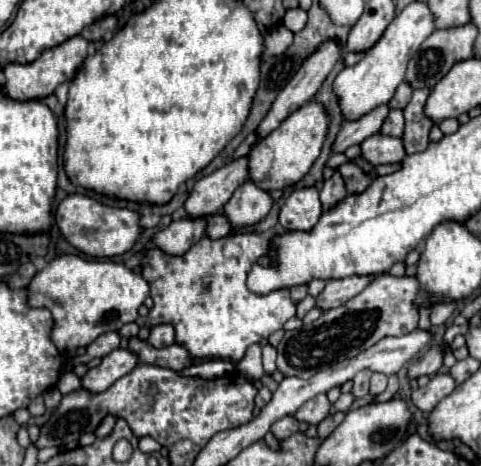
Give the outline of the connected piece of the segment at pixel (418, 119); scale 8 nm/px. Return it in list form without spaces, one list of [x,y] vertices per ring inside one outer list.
[[[428,87],[416,89],[412,95],[412,101],[404,107],[404,119],[406,119],[406,129],[402,135],[406,153],[418,153],[428,147],[428,133],[436,125],[428,115],[424,115],[424,103],[430,95]]]

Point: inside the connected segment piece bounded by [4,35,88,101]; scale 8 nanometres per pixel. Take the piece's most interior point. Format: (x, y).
(36, 80)

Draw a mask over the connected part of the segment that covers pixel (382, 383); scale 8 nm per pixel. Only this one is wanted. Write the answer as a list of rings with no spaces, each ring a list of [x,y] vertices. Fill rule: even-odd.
[[[374,373],[370,381],[370,393],[380,395],[386,389],[386,375],[384,373]]]

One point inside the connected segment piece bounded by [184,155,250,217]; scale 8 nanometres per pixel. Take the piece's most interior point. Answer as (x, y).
(210, 193)

